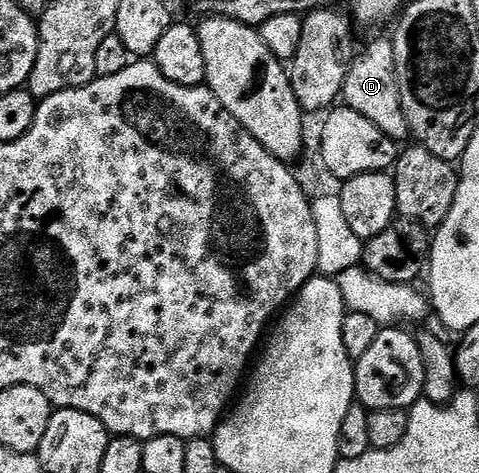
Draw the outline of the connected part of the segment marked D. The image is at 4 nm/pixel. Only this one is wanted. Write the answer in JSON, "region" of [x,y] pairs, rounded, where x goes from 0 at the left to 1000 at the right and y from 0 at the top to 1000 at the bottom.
{"region":[[[816,80],[777,82],[768,93],[758,93],[756,106],[745,114],[735,142],[722,154],[722,171],[714,180],[710,199],[716,224],[739,230],[739,239],[764,247],[806,290],[841,298],[854,292],[848,239],[839,230],[839,197],[827,161],[827,131],[823,129],[823,95]]]}

